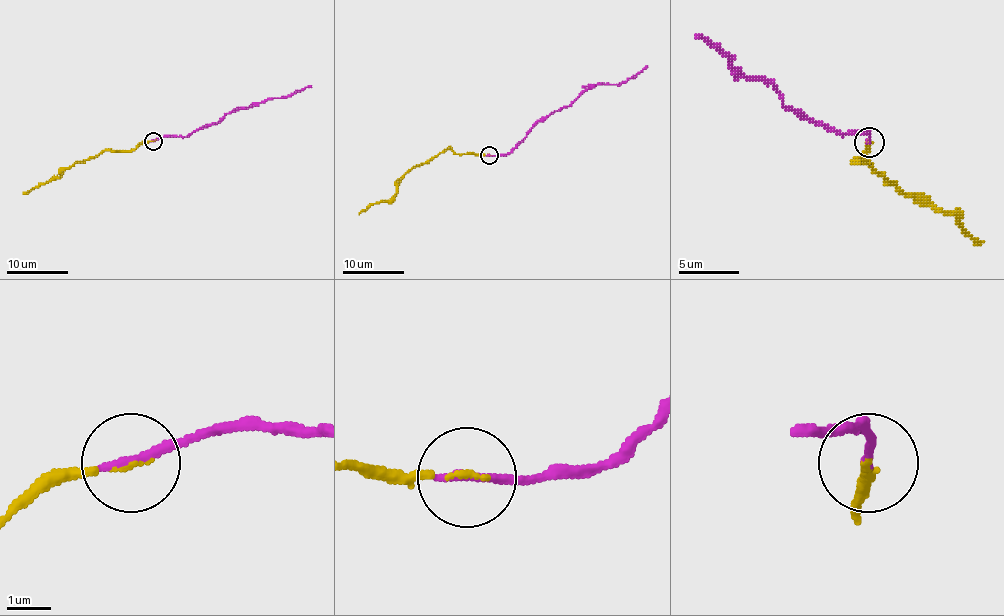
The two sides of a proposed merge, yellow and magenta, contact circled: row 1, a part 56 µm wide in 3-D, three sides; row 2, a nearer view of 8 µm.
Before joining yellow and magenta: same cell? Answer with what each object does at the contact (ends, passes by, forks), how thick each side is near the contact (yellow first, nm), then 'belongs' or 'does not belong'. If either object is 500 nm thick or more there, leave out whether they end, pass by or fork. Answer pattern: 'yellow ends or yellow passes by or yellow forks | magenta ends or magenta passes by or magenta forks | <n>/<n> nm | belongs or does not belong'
yellow ends | magenta ends | 90/240 nm | belongs

